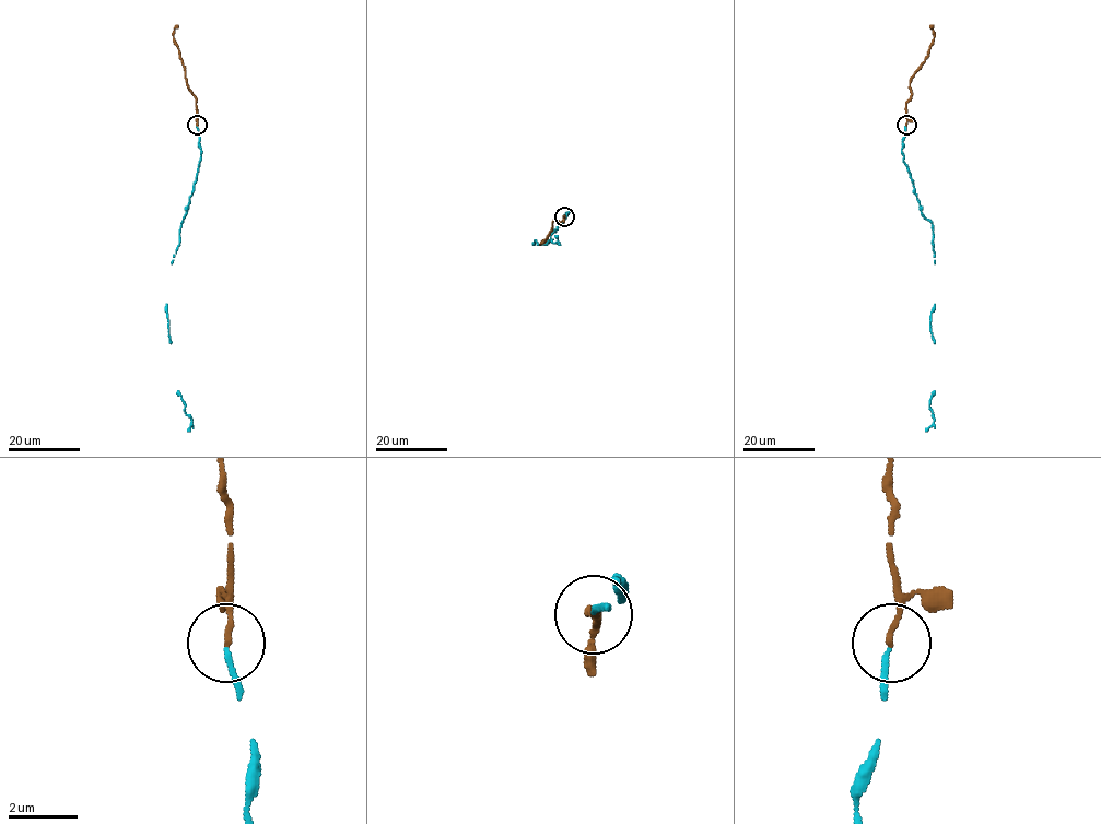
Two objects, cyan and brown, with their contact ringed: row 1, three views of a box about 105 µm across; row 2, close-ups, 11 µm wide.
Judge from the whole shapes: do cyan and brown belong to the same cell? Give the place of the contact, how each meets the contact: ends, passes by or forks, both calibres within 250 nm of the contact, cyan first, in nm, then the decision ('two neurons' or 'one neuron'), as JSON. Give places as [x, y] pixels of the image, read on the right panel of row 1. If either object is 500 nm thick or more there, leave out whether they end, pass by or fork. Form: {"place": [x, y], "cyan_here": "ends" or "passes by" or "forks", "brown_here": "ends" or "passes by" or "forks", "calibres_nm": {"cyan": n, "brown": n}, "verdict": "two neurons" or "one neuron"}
{"place": [906, 125], "cyan_here": "ends", "brown_here": "ends", "calibres_nm": {"cyan": 130, "brown": 130}, "verdict": "one neuron"}

